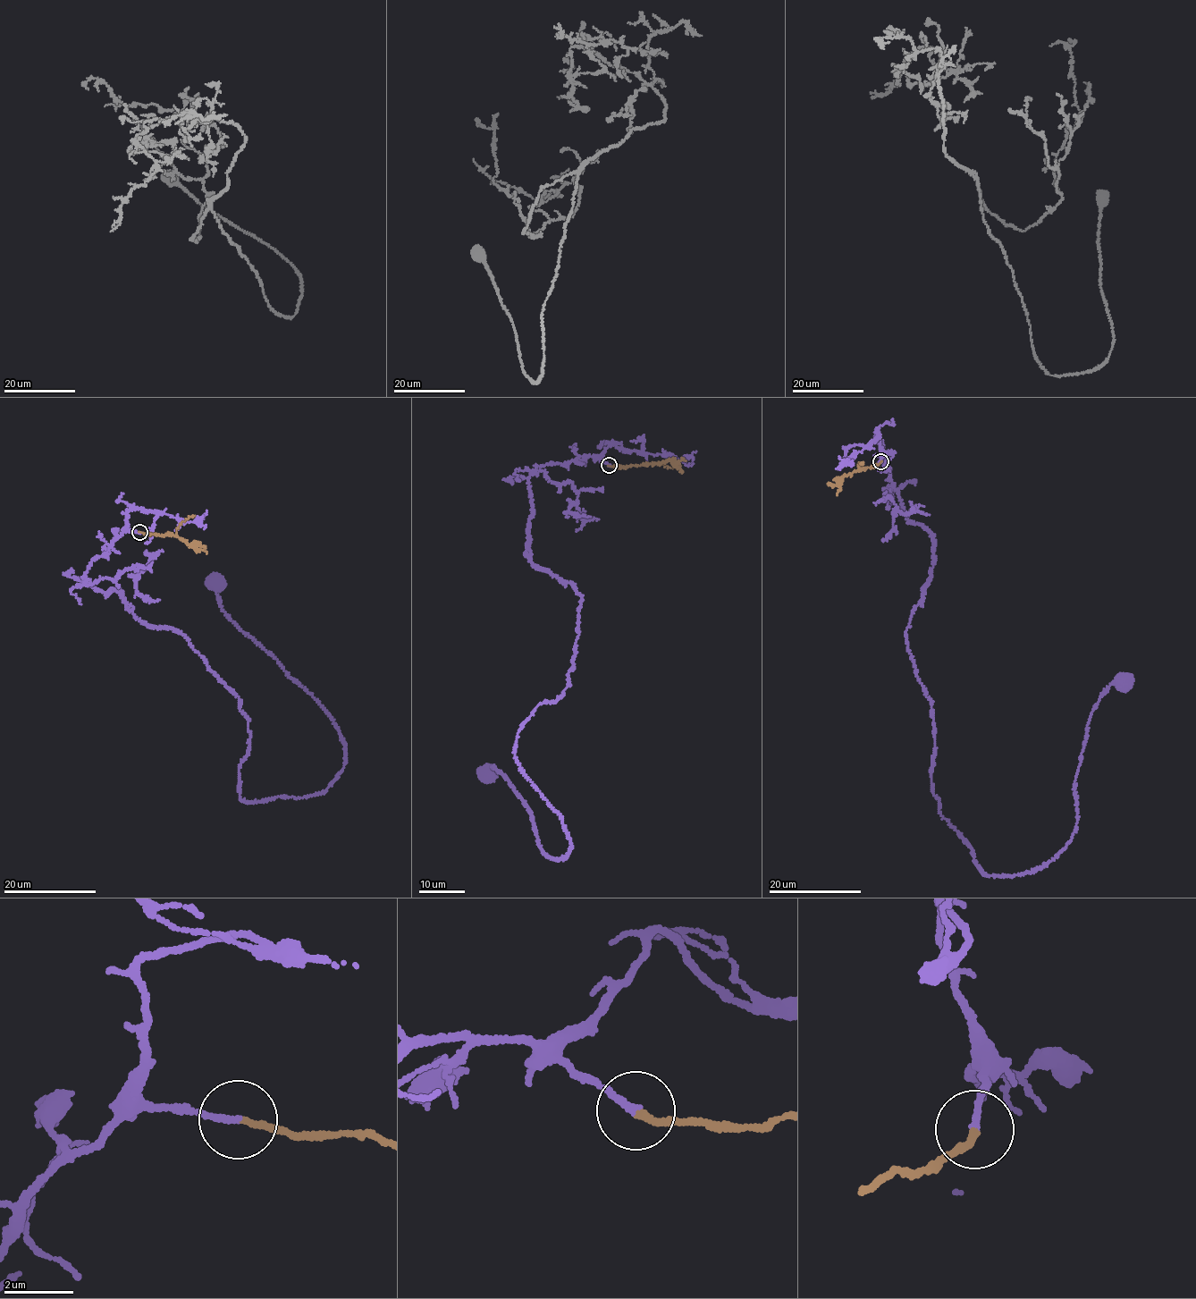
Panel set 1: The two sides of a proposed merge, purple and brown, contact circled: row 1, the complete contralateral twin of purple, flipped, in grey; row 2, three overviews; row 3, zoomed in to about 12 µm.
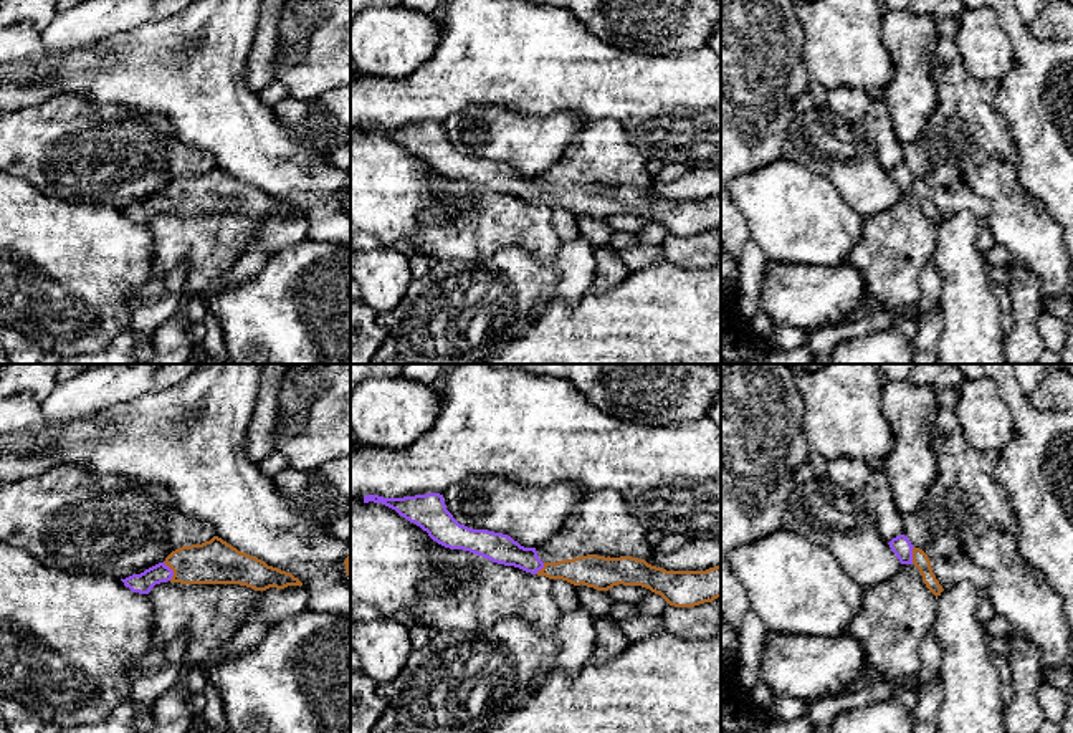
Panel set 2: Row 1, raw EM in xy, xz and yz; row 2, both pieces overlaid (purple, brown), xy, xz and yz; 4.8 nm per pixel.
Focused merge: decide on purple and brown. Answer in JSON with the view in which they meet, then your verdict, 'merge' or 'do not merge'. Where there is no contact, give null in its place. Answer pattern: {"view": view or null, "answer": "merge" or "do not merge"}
{"view": "xy", "answer": "merge"}

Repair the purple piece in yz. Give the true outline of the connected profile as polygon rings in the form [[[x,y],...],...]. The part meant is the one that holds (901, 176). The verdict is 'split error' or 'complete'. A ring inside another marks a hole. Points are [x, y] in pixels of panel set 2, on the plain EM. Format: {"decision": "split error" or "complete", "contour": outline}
{"decision": "split error", "contour": [[[904,164],[893,167],[888,174],[901,194],[914,194],[919,199],[919,202],[923,205],[923,212],[926,213],[926,217],[936,227],[941,225],[941,222],[944,218],[939,213],[939,210],[936,208],[932,197],[931,197],[931,190],[923,179],[914,177],[911,174],[911,170],[908,169],[908,165],[904,165]]]}

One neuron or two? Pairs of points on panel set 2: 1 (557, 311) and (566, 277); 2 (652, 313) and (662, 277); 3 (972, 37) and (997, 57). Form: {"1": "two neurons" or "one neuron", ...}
{"1": "two neurons", "2": "one neuron", "3": "one neuron"}

